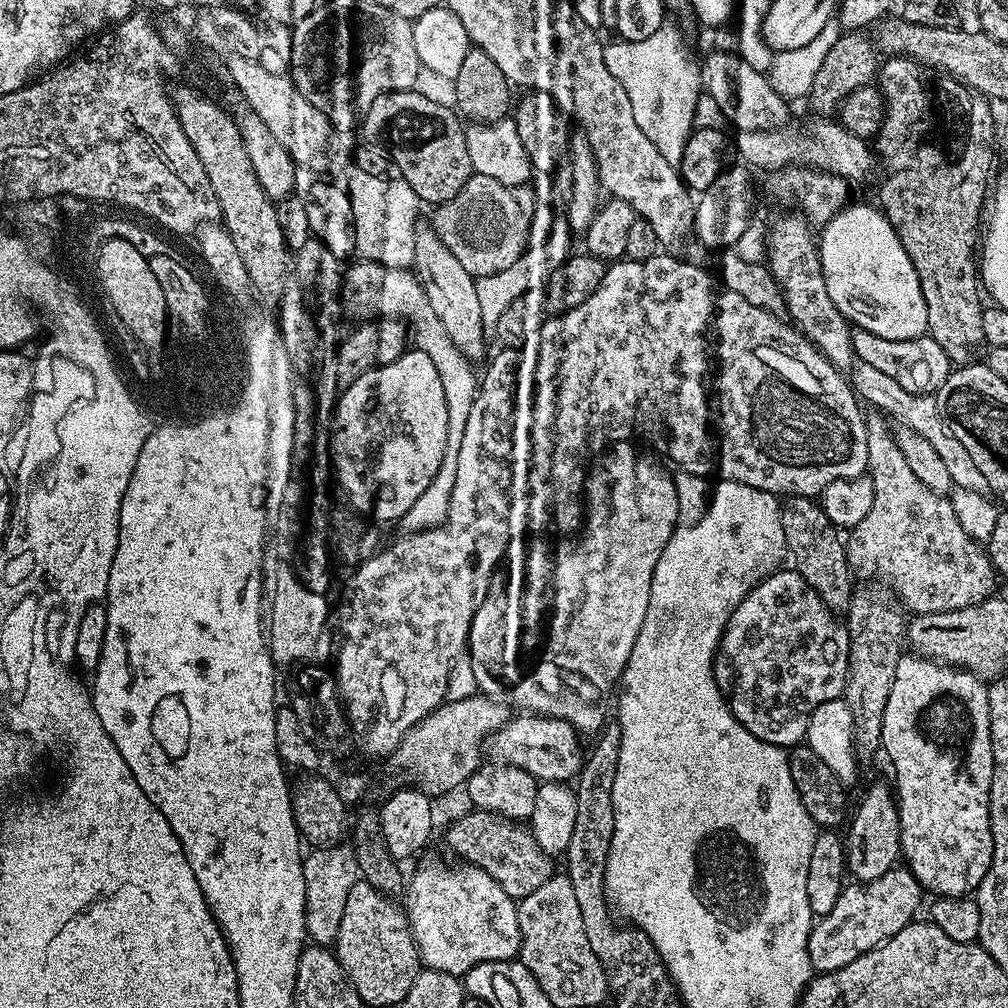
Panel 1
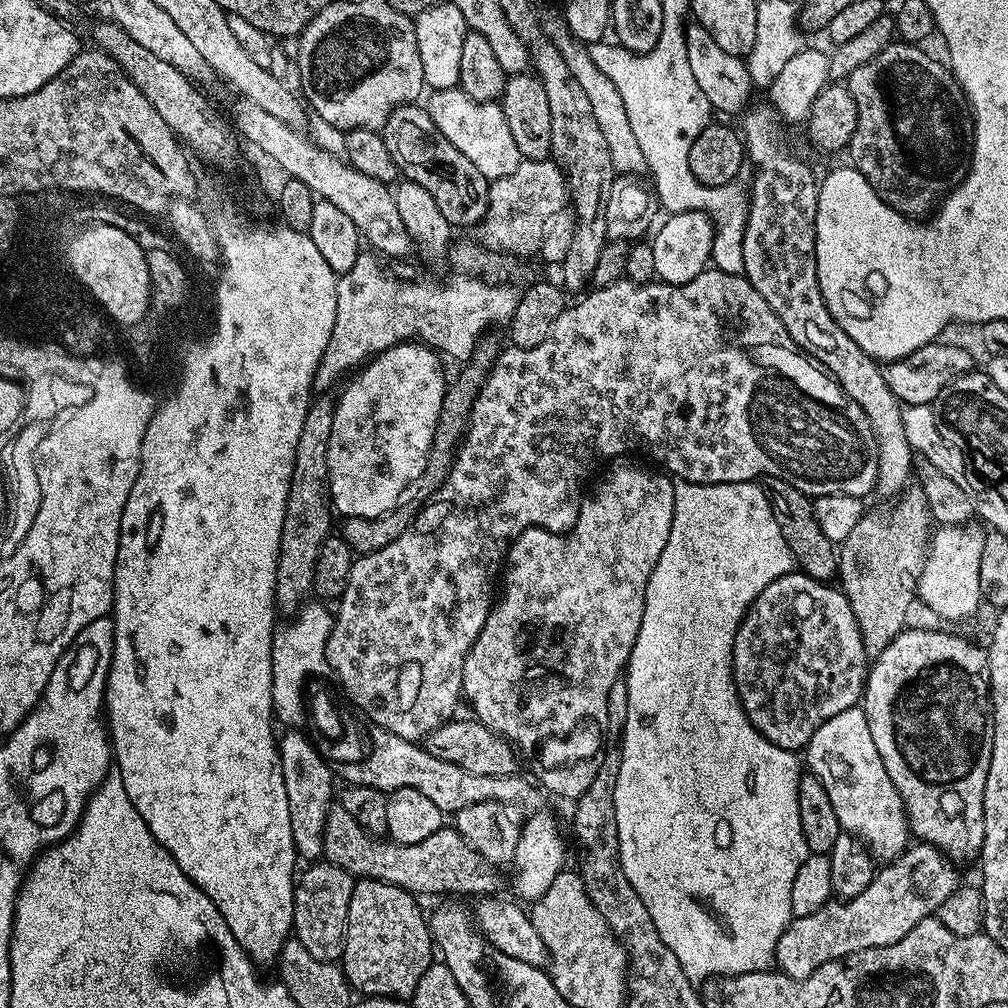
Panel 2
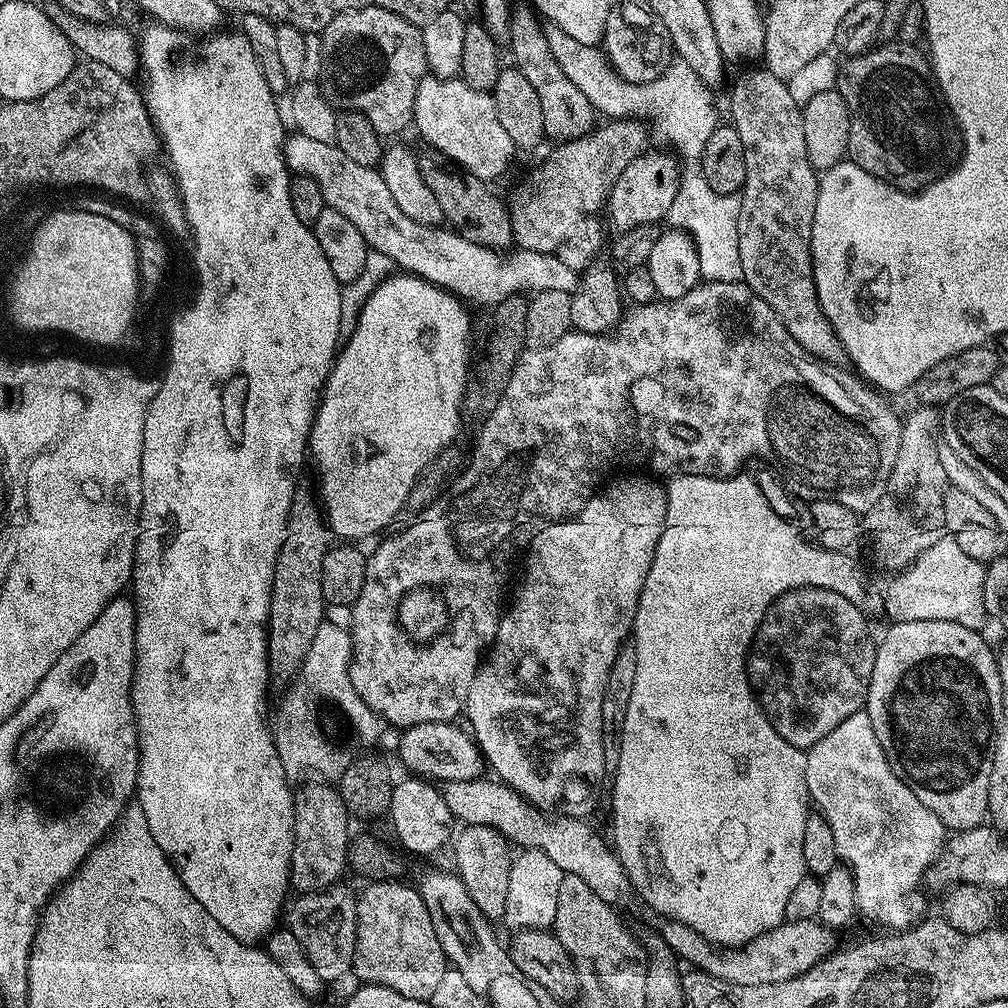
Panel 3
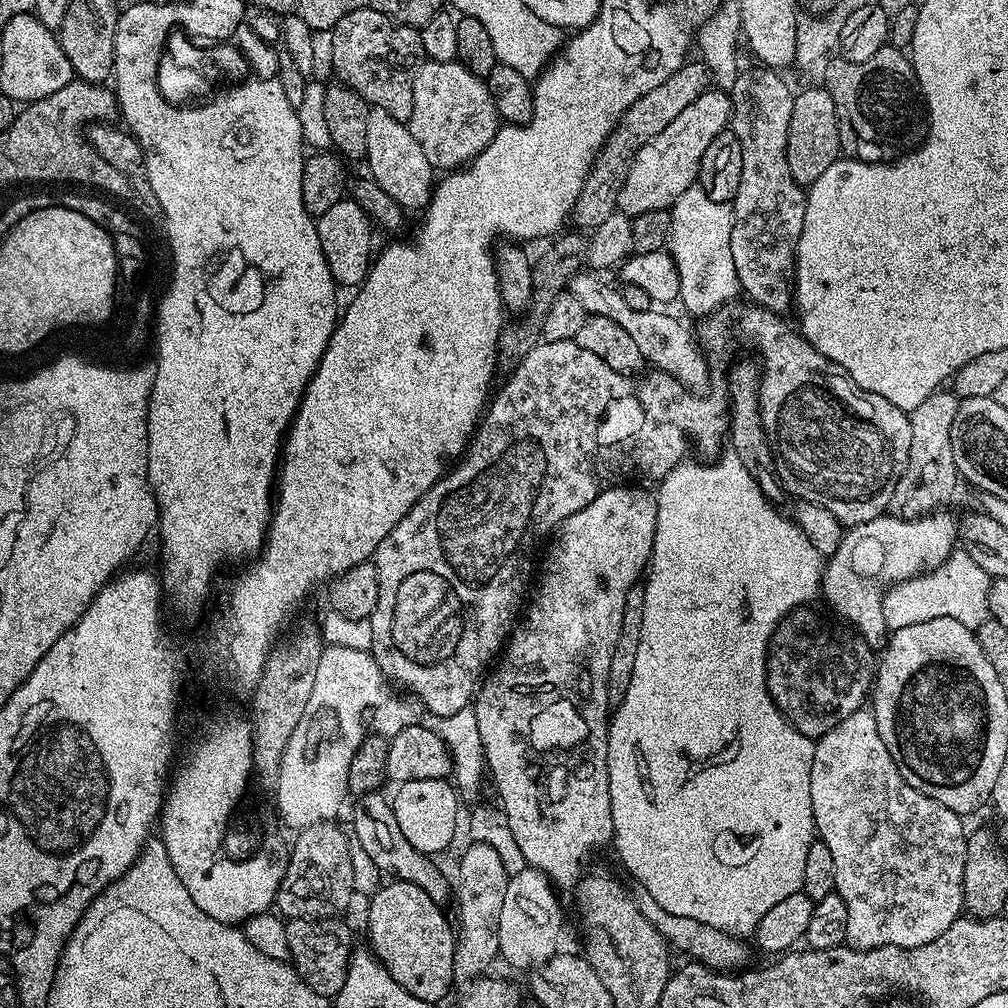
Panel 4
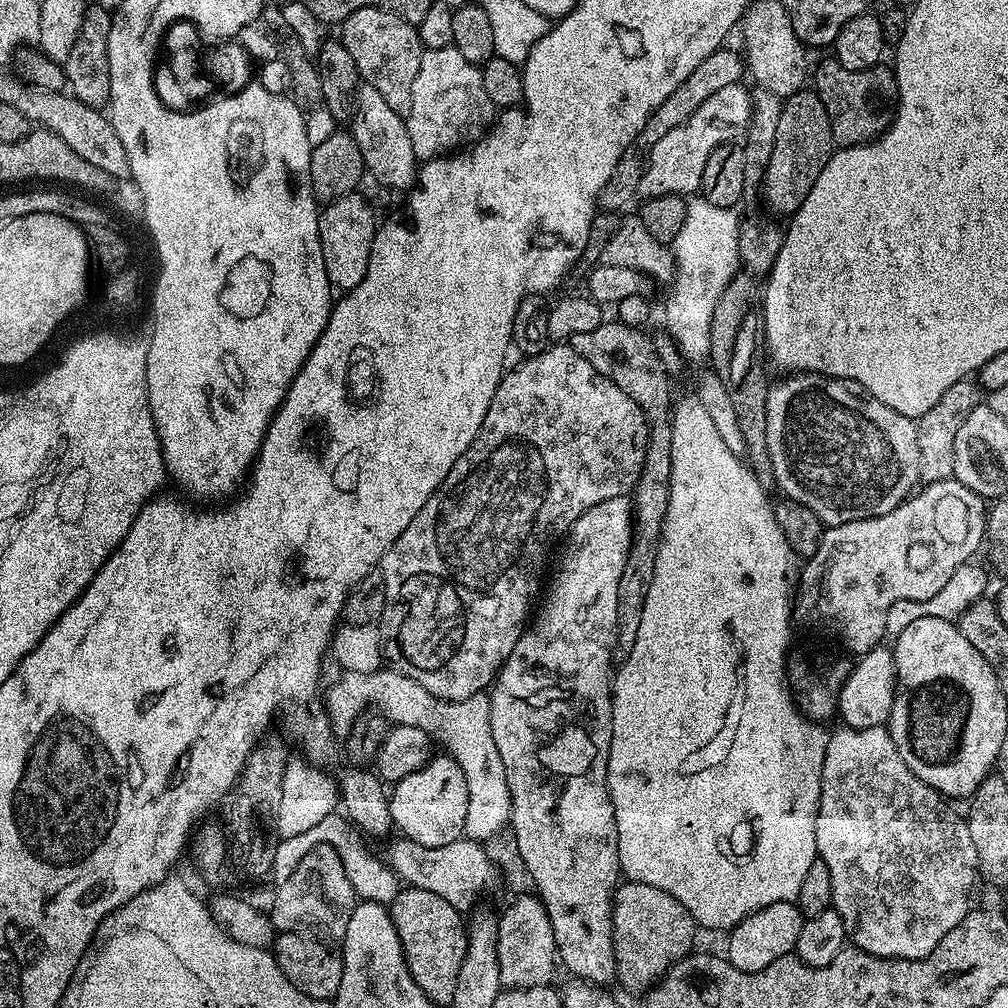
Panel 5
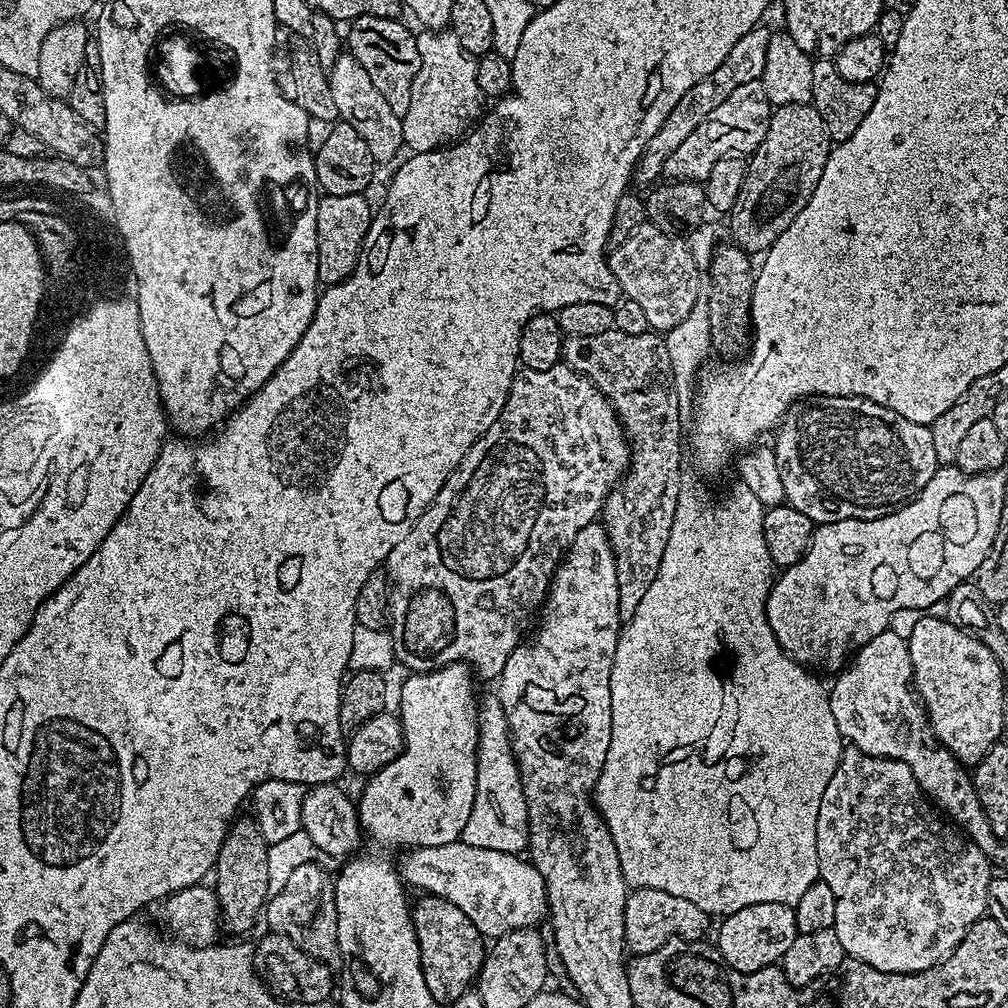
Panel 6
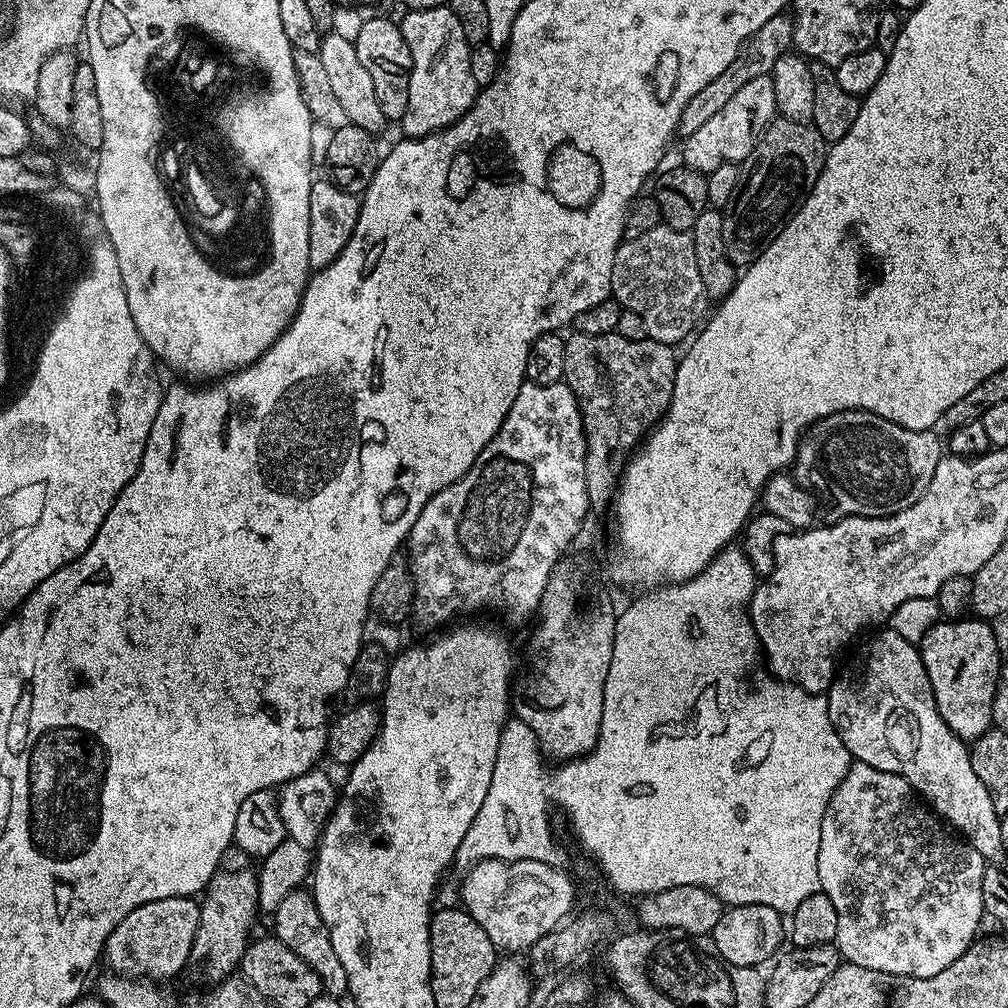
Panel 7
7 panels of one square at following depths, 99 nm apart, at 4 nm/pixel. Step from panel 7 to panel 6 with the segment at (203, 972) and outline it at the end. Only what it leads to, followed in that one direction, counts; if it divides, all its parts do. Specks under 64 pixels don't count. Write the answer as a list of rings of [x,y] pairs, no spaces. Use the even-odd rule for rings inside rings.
[[[244,815],[231,821],[226,838],[222,842],[222,850],[218,850],[214,869],[214,877],[216,876],[214,891],[218,898],[223,927],[227,931],[229,928],[232,932],[248,934],[255,924],[255,919],[266,908],[269,844],[262,838],[255,819],[251,815]]]

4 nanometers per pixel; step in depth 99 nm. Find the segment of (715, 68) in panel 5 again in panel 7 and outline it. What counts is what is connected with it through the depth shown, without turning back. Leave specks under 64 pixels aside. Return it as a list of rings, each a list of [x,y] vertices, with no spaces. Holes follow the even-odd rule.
[[[781,14],[770,18],[770,22],[766,22],[766,26],[762,26],[762,30],[758,30],[753,36],[748,37],[738,58],[734,58],[734,62],[725,64],[724,69],[719,72],[718,78],[714,78],[714,82],[710,82],[710,86],[698,90],[698,94],[694,94],[690,98],[686,110],[682,112],[678,129],[679,135],[687,138],[690,134],[694,134],[694,130],[698,130],[698,126],[704,125],[708,119],[714,118],[714,114],[718,114],[718,110],[722,110],[722,106],[726,106],[726,102],[730,102],[730,98],[734,98],[734,94],[738,94],[738,90],[742,90],[742,86],[746,86],[746,82],[772,73],[774,62],[778,62],[778,58],[789,55],[793,44],[793,17]]]

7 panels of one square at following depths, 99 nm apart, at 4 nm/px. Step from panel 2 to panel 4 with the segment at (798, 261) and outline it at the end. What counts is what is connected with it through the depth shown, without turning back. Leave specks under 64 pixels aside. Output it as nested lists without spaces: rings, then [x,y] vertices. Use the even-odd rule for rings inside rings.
[[[763,66],[755,67],[740,70],[730,91],[730,130],[736,135],[738,142],[742,142],[742,182],[738,182],[738,194],[730,201],[730,254],[734,257],[734,270],[738,270],[738,282],[743,295],[751,303],[780,314],[785,311],[783,308],[791,309],[794,304],[796,243],[802,238],[802,222],[806,218],[808,197],[805,189],[790,174],[788,161],[790,116],[794,114],[793,89],[788,89],[788,84],[780,77],[783,75],[779,71]]]

